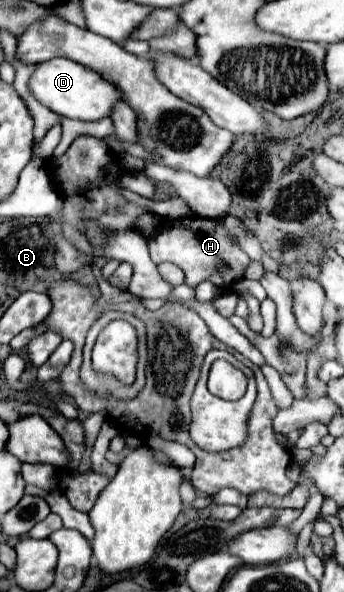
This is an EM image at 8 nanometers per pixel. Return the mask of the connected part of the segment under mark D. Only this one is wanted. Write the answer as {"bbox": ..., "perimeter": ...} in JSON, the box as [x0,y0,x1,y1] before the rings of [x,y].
{"bbox":[29,57,125,121],"perimeter":[[[55,57],[51,61],[43,61],[37,65],[29,87],[37,101],[47,105],[51,111],[69,117],[69,119],[81,119],[81,121],[99,121],[105,117],[111,117],[113,107],[121,101],[125,101],[123,93],[109,81],[105,81],[97,71],[83,67],[81,63],[75,63],[65,57]]]}

